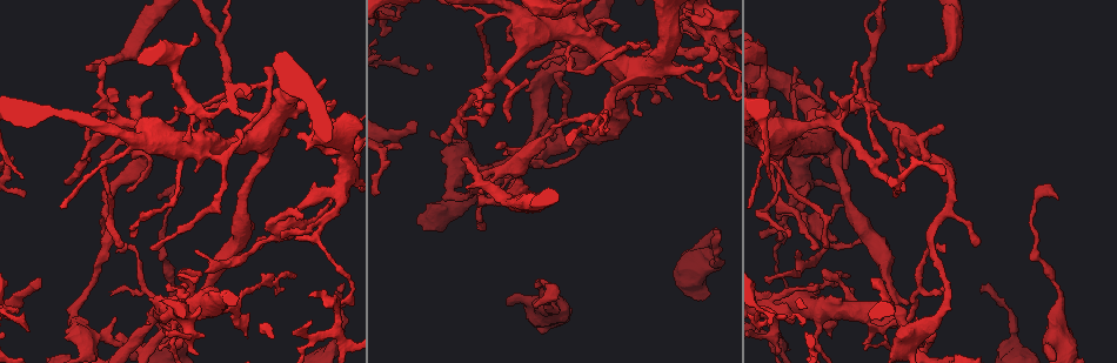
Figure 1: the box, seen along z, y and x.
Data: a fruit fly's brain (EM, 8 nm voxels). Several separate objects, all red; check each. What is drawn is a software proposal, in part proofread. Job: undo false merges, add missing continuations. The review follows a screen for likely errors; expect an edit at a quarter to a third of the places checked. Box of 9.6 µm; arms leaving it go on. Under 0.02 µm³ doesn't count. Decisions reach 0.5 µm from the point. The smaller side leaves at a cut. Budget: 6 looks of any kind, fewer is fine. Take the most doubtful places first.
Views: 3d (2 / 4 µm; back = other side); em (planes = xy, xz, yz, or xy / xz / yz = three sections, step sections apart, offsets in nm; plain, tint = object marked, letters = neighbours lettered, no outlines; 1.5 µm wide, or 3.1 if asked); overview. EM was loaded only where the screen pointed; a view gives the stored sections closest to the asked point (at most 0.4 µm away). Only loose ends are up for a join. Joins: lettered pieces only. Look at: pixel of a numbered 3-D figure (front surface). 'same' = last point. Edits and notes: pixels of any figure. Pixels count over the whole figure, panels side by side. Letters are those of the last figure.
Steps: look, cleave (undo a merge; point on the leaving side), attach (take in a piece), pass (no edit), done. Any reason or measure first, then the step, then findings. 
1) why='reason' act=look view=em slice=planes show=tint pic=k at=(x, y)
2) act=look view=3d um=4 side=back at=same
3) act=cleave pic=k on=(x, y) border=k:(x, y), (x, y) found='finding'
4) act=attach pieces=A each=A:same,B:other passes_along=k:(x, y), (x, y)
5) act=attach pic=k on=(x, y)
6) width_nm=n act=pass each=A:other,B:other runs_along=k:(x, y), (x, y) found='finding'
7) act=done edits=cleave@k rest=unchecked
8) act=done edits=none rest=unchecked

why='thin end' act=look view=em slice=xz step=8 show=tint pic=1 at=(982, 285)

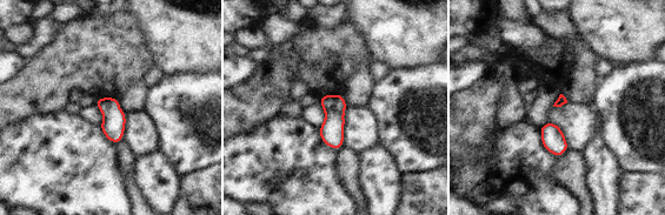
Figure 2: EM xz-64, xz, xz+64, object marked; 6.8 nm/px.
why='cut it another way' act=look view=em slice=planes show=tint at=same

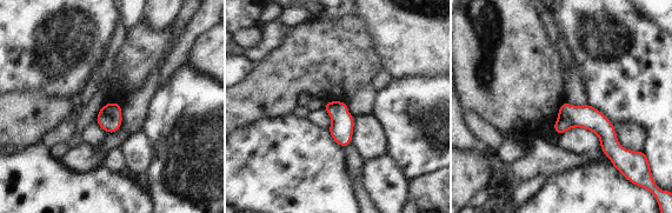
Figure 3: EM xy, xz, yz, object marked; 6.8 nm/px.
why='see the neighbours' act=look view=em slice=planes show=letters at=same

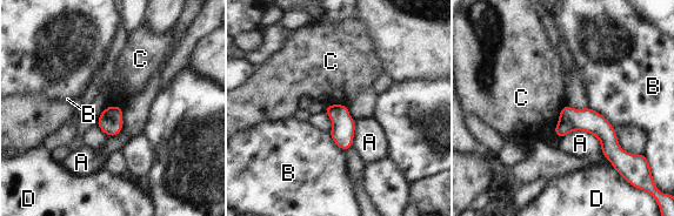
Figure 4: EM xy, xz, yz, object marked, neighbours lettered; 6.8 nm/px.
longest_contact=A:300nm act=pass each=A:other,B:other,C:other,D:other runs_along=4:(564, 110), (588, 120), (619, 155) found='no lettered piece goes on from it'

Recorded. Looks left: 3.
why='thin end' act=look view=em slice=yz step=8 show=tint pic=1 at=(120, 244)

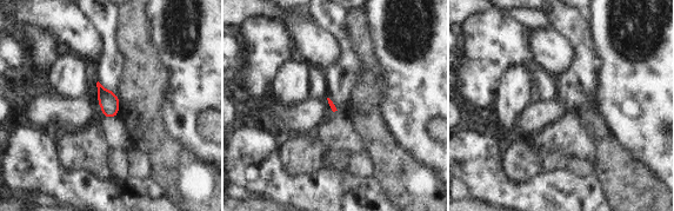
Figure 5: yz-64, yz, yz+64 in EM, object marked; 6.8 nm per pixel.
act=look view=em slice=planes show=letters at=same

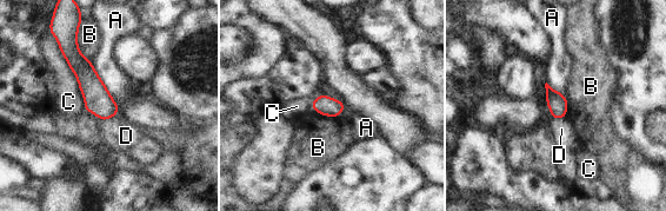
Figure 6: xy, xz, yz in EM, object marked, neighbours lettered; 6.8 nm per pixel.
act=pass each=A:other,B:other,C:other,D:other runs_along=6:(70, 47), (108, 116) found='no lettered piece goes on from it'

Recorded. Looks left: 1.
act=done edits=none rest=unchecked

